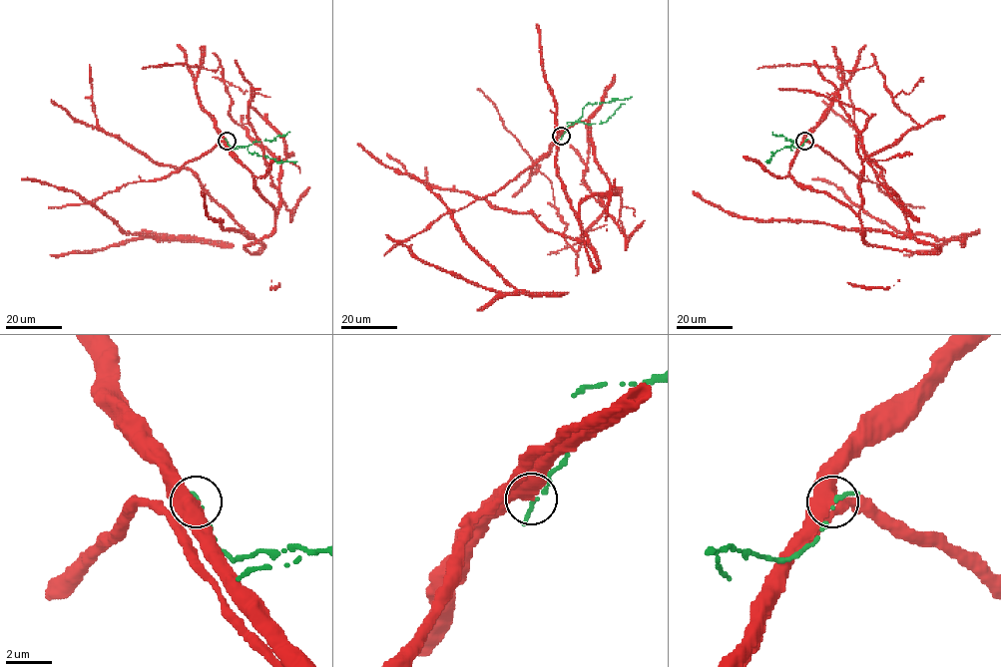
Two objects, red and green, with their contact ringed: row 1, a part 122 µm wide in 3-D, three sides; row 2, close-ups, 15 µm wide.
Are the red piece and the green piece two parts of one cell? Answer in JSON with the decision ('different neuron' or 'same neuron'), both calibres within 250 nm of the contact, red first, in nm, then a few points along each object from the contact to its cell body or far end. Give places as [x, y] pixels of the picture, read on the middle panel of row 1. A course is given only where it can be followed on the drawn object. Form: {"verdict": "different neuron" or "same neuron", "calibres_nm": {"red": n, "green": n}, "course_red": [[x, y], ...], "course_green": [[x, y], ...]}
{"verdict": "different neuron", "calibres_nm": {"red": 600, "green": 190}, "course_red": [[562, 136], [587, 121], [608, 180], [610, 192], [580, 204], [598, 268], [584, 241], [440, 189], [424, 168]], "course_green": [[562, 136], [569, 126], [578, 121], [587, 104], [631, 97]]}

